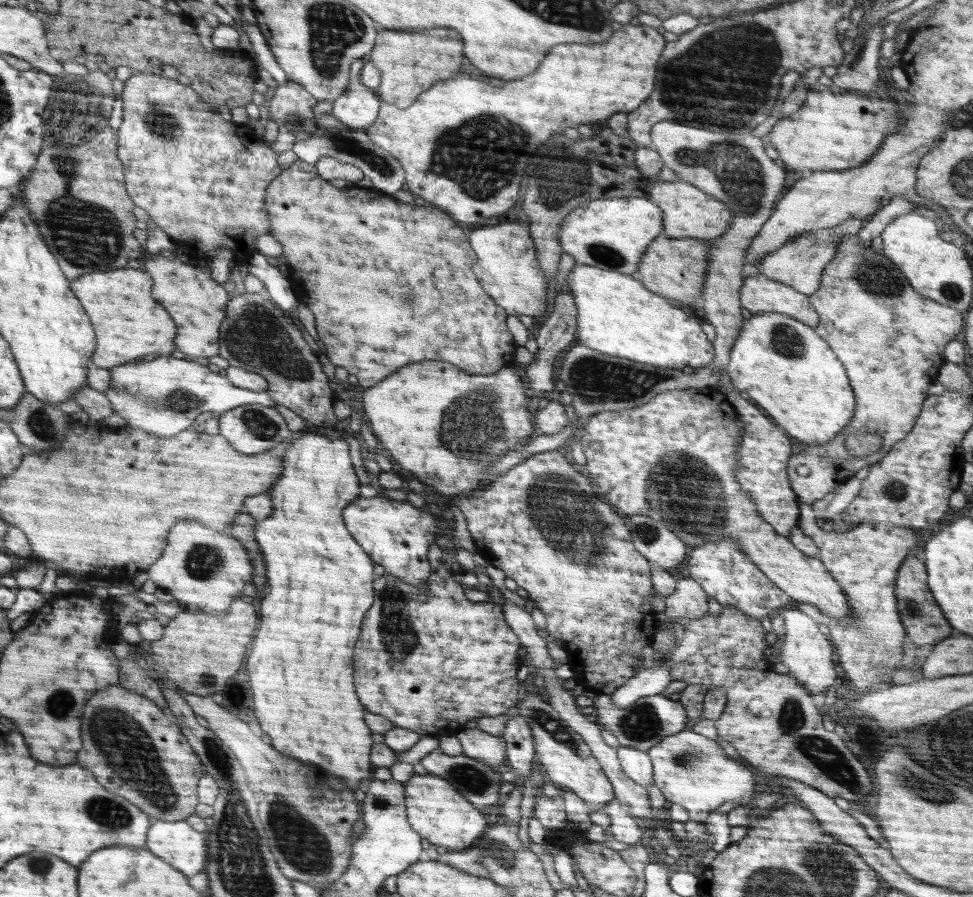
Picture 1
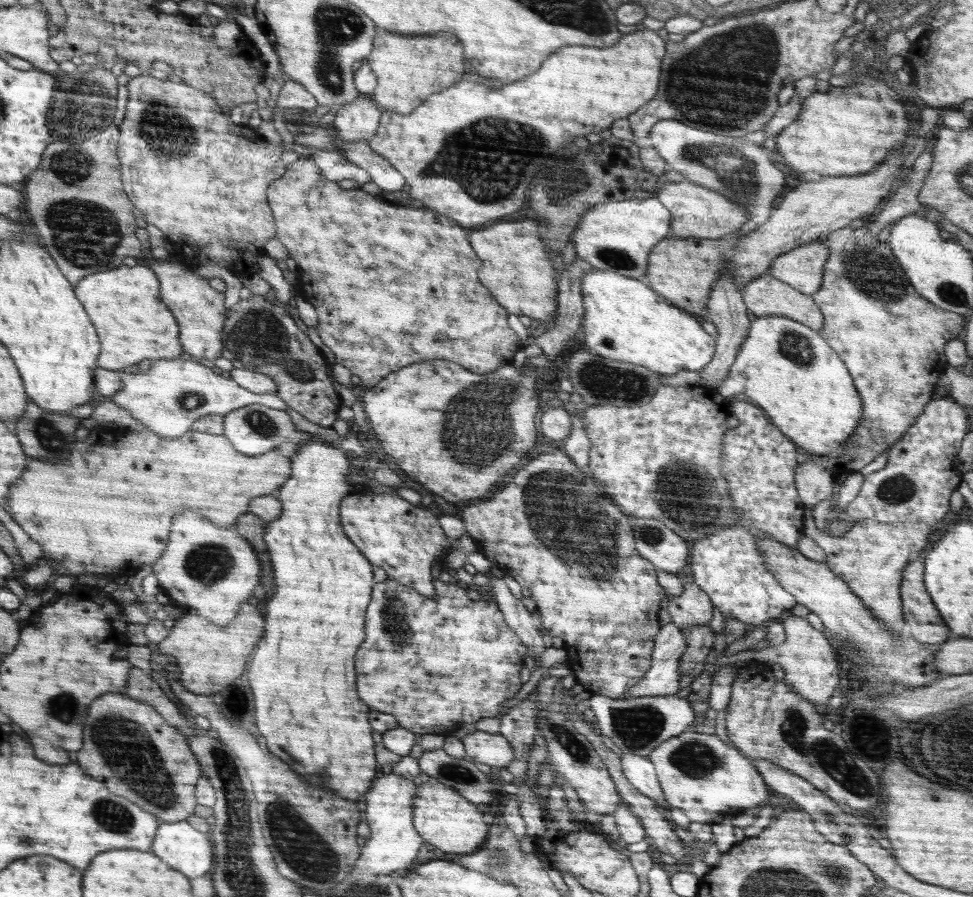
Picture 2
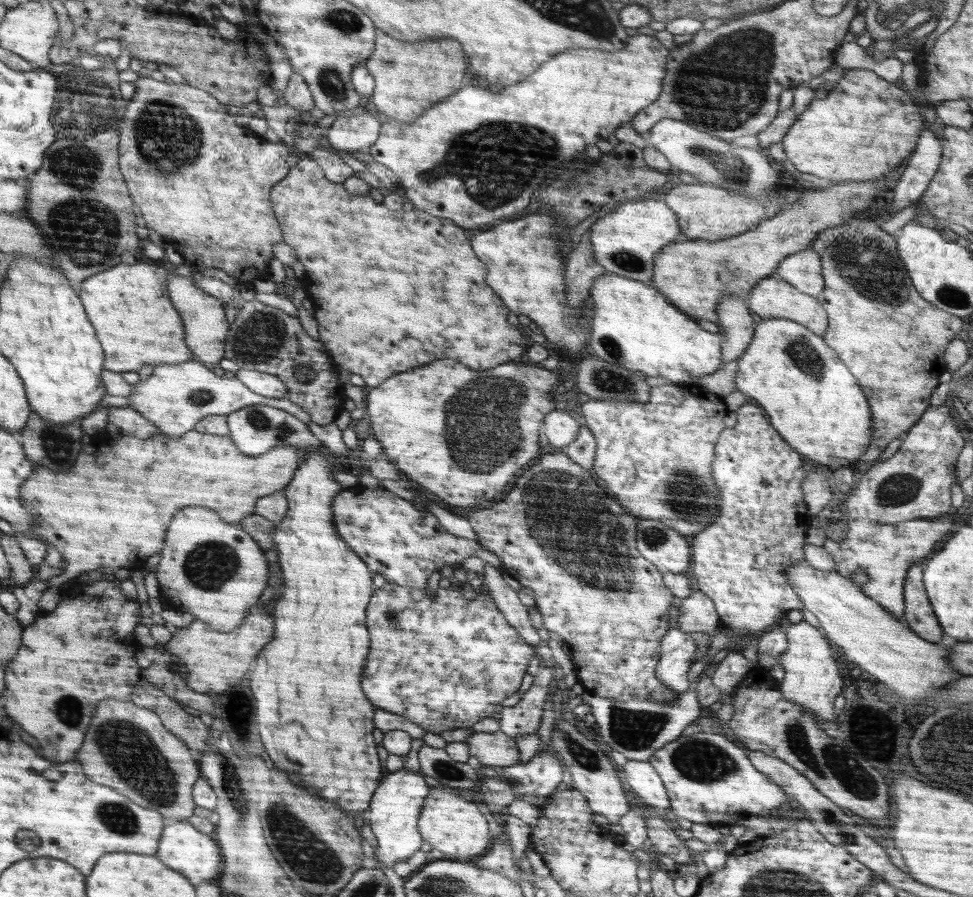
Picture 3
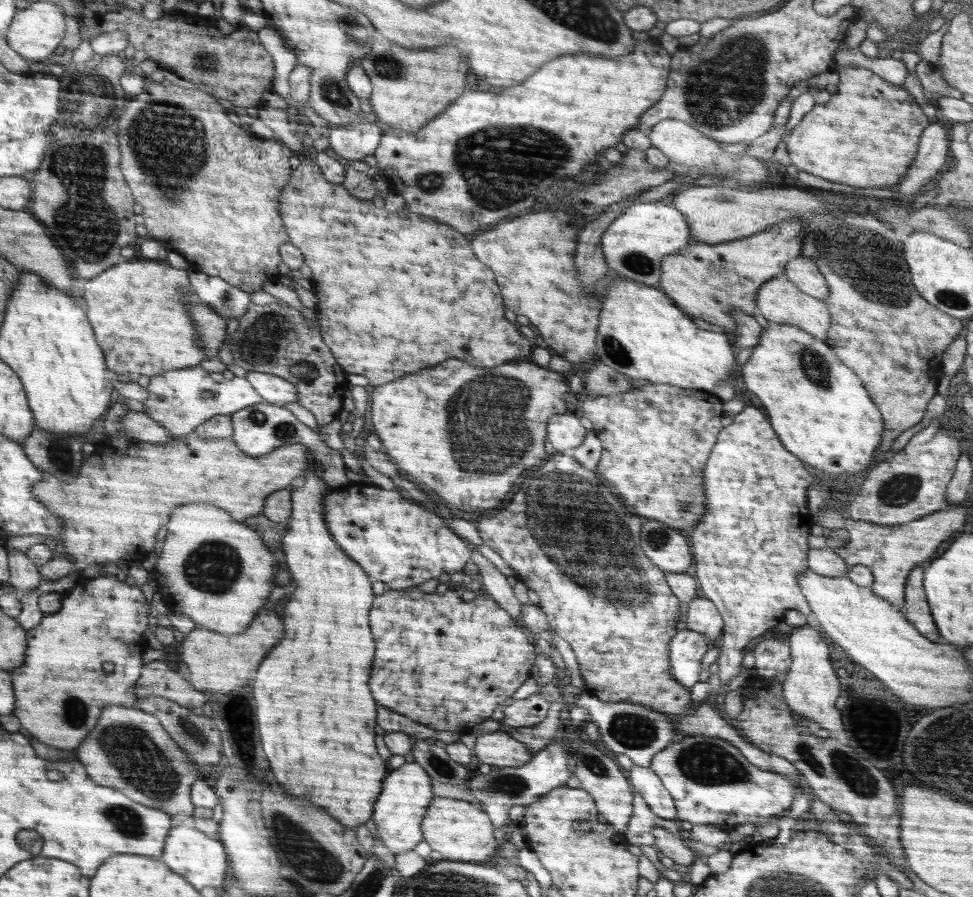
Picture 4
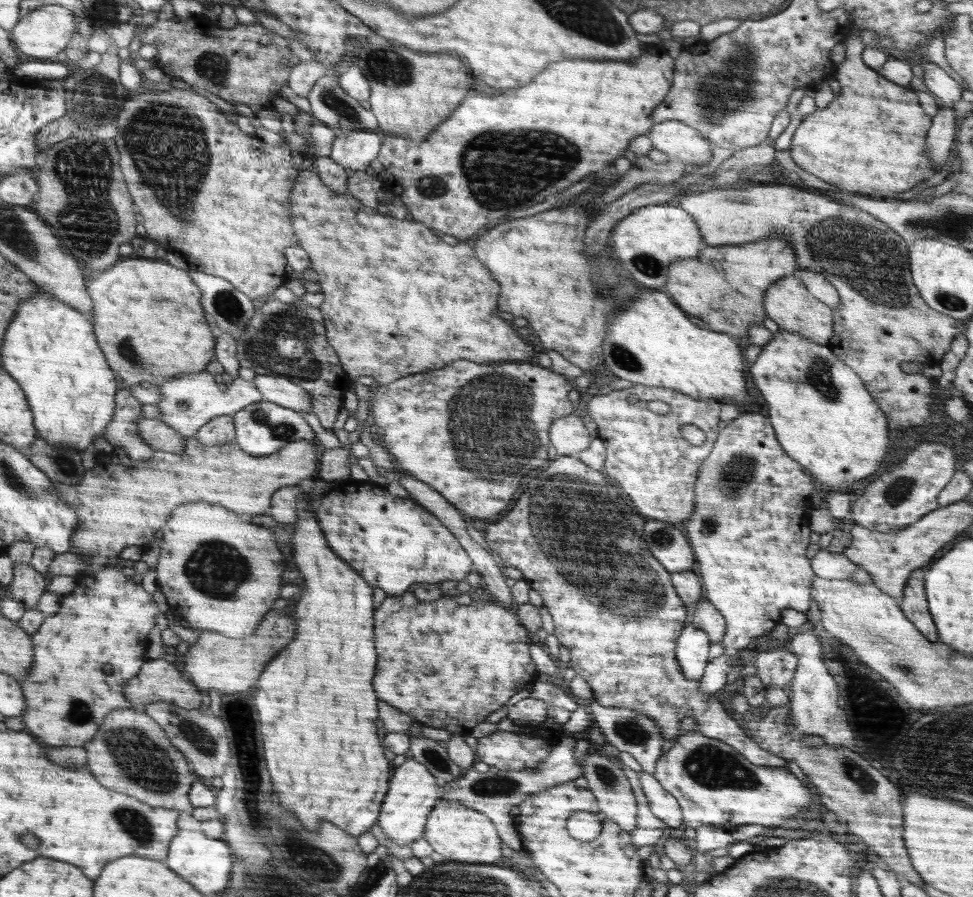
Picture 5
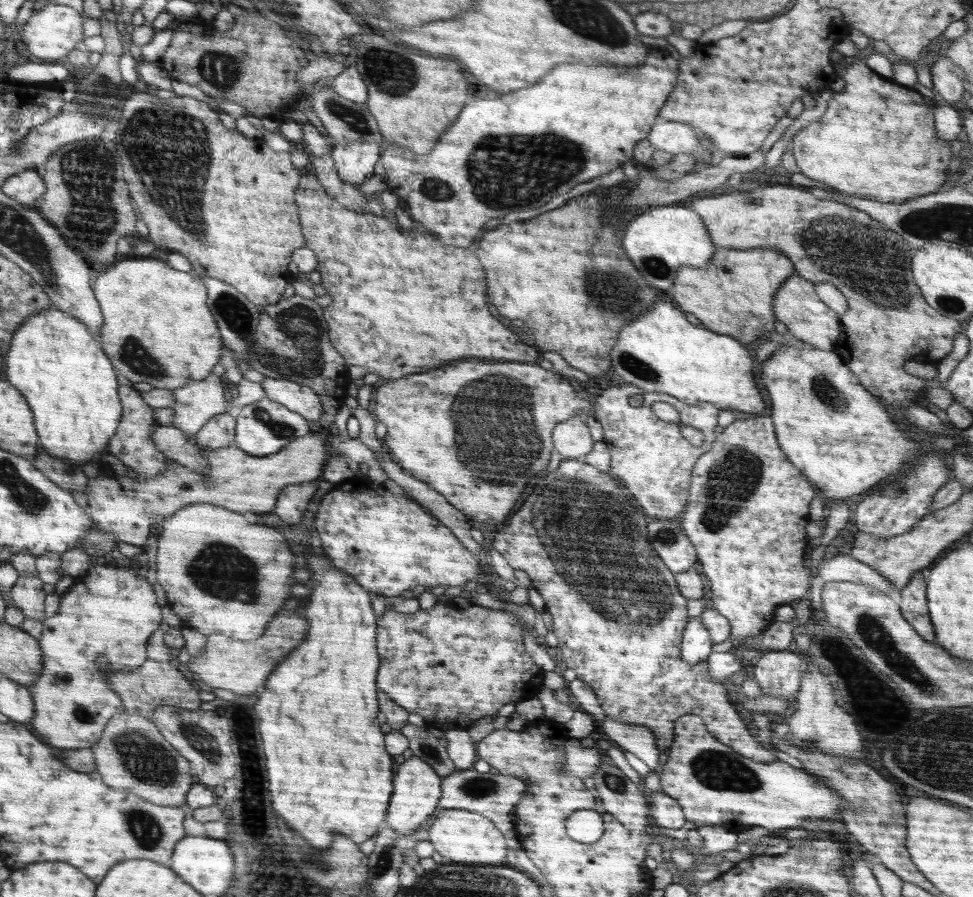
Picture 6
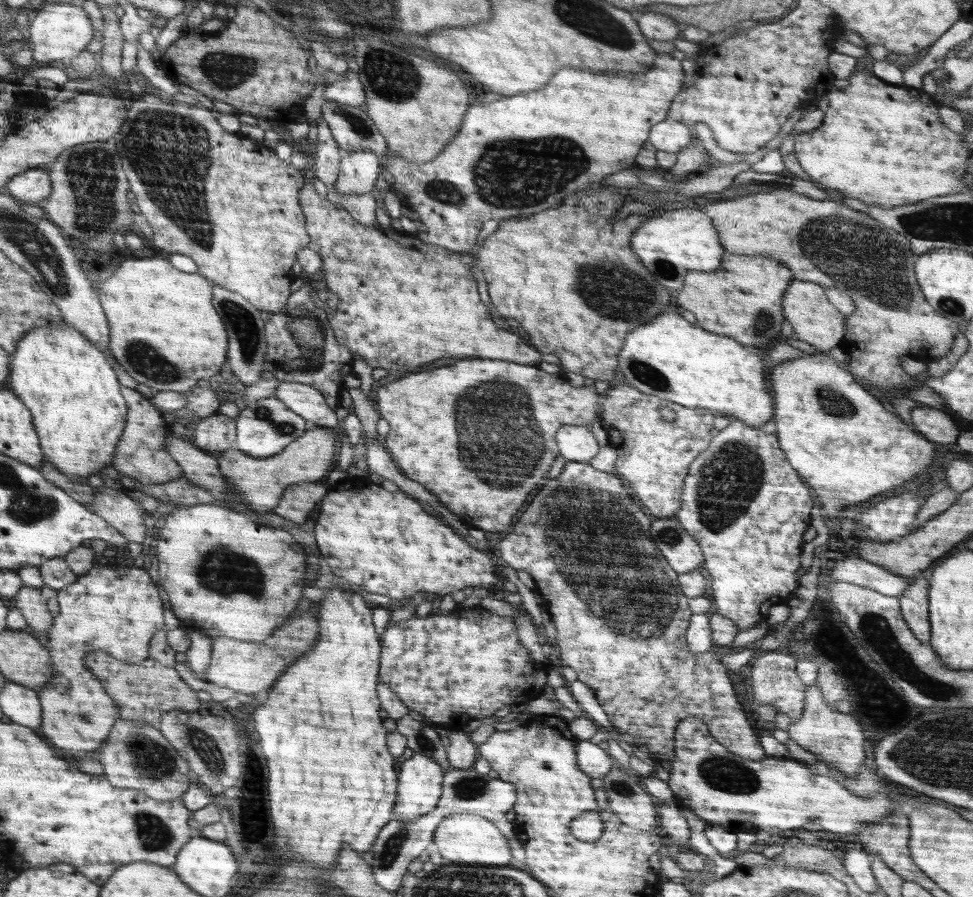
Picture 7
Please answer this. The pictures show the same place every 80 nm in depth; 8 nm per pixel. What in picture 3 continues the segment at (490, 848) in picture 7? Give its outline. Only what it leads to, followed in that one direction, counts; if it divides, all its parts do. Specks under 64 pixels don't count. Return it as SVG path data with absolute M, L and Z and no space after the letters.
M430 787L428 797L423 804L418 828L420 828L421 836L426 842L429 842L436 850L442 851L446 859L471 860L478 854L484 854L490 846L488 822L478 812L476 803L461 795L448 792L445 787Z

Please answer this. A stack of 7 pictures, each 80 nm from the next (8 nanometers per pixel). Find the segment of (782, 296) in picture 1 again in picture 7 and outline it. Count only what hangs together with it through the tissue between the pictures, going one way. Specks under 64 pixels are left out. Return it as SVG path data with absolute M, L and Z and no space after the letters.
M794 277L784 293L782 308L784 320L787 320L795 332L794 338L808 344L806 348L818 348L818 350L832 350L839 346L844 338L844 322L846 315L843 315L828 300L824 287L807 281L798 280Z

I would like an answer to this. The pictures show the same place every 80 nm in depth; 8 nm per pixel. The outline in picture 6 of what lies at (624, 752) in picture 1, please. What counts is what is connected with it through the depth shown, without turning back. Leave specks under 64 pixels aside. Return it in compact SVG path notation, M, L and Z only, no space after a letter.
M650 791L649 795L650 815L655 825L672 828L672 830L678 830L684 826L685 814L680 802L662 791Z

